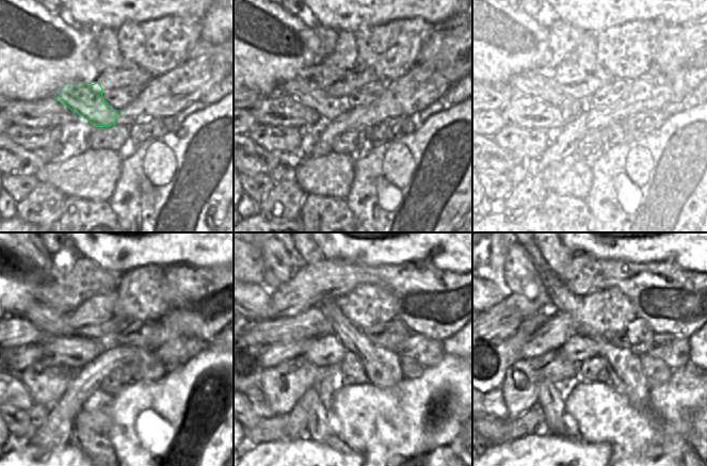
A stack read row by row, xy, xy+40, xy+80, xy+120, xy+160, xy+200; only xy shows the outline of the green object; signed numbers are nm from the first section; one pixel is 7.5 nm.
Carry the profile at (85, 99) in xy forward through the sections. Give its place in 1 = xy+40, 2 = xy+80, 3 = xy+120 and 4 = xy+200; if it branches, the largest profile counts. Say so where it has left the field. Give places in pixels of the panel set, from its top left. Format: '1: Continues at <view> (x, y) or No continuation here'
1: Continues at xy+40 (324, 98)
2: Continues at xy+80 (559, 93)
3: Continues at xy+120 (51, 322)
4: Continues at xy+200 (494, 294)

